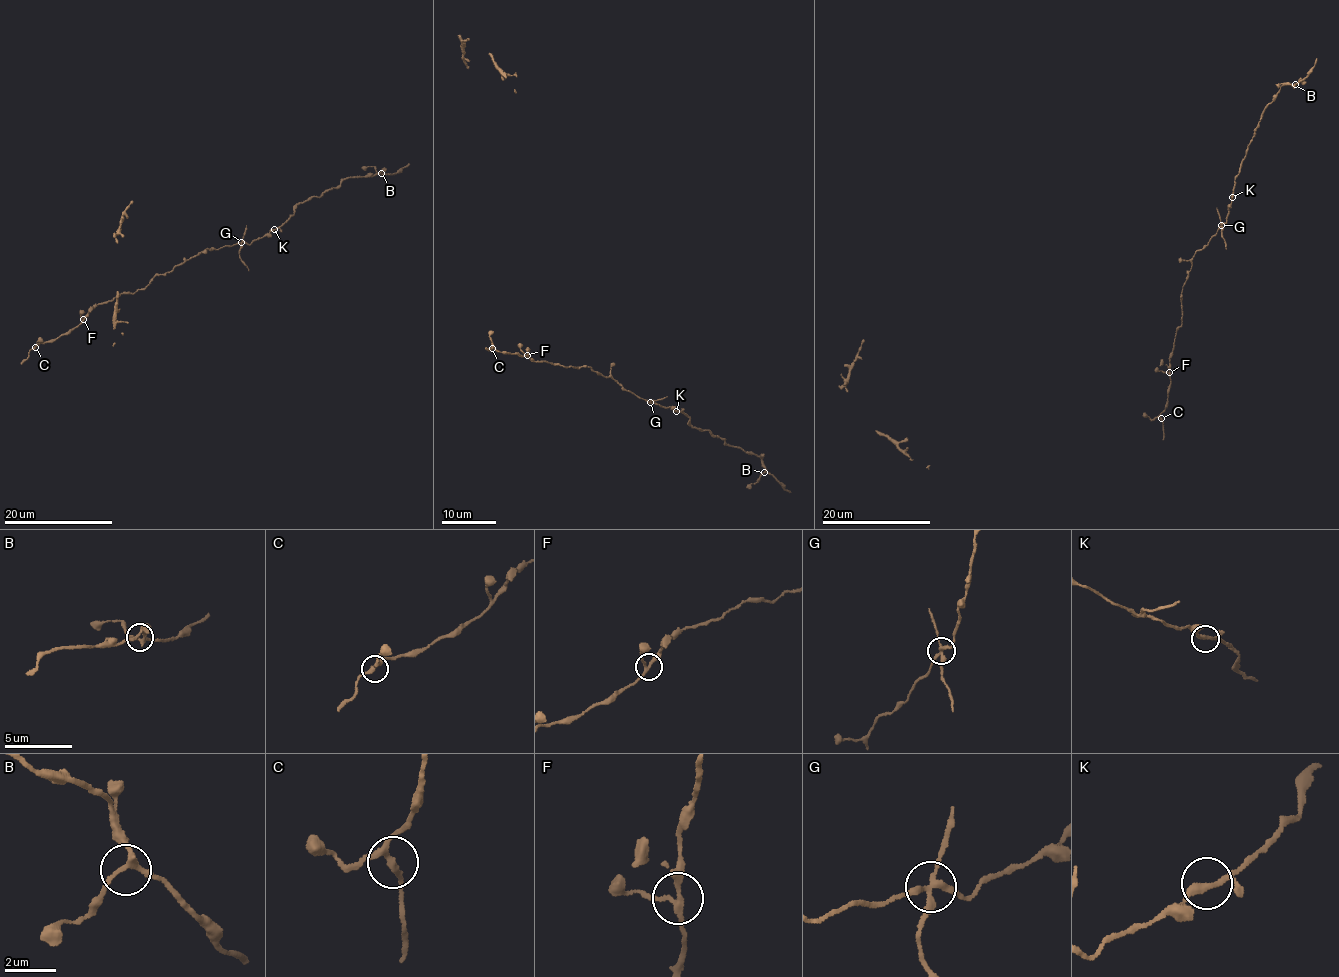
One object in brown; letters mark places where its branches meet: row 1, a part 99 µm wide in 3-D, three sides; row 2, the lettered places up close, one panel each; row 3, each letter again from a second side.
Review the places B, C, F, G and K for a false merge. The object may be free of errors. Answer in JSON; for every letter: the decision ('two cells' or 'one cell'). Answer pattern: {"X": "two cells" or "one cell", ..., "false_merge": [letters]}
{"B": "one cell", "C": "one cell", "F": "one cell", "G": "two cells", "K": "one cell", "false_merge": ["G"]}

